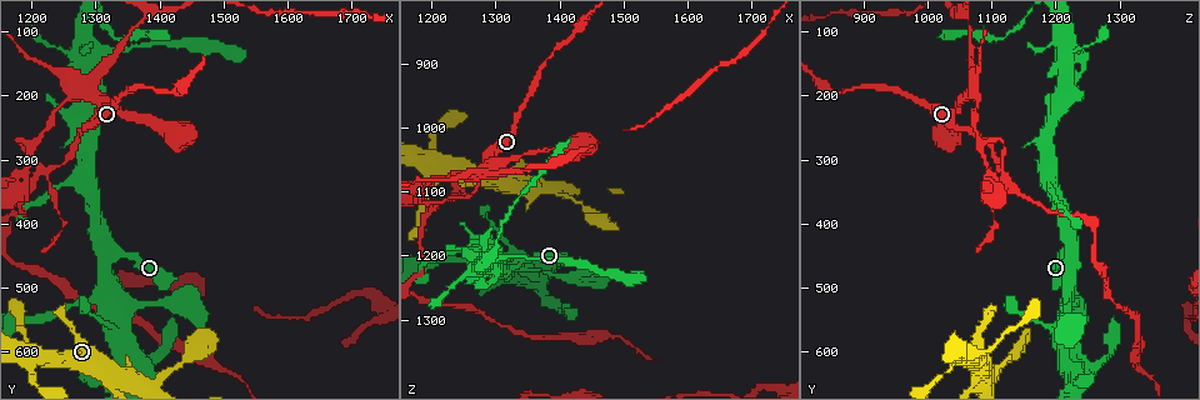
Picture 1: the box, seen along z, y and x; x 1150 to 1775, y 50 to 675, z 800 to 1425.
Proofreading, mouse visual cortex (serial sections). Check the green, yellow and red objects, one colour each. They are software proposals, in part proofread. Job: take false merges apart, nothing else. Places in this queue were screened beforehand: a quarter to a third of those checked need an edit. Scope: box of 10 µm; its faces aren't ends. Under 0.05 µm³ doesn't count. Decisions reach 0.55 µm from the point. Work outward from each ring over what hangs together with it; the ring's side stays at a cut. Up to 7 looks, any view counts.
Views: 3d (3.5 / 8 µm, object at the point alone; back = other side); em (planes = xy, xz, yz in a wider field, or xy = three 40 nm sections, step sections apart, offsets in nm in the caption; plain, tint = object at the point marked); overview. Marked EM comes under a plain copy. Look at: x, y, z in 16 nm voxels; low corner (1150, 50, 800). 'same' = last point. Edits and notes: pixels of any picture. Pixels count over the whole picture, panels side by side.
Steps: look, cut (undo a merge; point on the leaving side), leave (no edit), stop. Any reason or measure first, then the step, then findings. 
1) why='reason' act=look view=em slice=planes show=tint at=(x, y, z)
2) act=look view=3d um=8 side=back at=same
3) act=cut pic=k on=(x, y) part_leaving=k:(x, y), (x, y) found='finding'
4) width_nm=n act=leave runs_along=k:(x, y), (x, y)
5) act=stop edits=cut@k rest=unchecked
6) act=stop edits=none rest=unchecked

why='sharp bend' act=look view=3d um=3.5 at=(1190, 345, 1100)

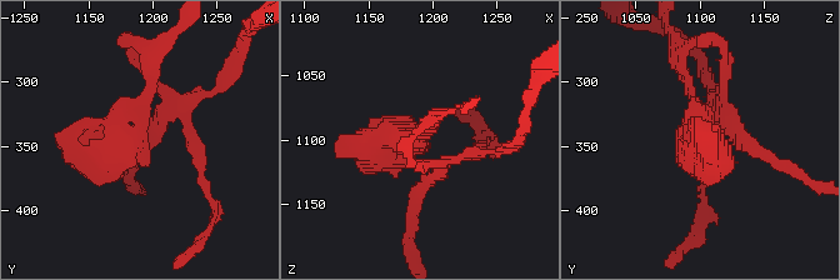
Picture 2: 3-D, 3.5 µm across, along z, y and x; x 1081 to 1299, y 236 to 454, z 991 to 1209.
why='need the tissue' act=look view=em slice=xy step=1 show=tint at=(1188, 346, 1104)

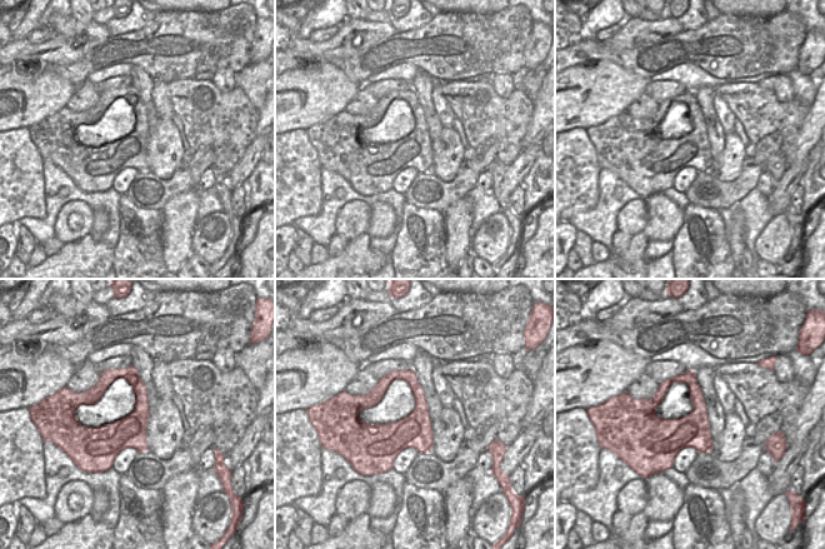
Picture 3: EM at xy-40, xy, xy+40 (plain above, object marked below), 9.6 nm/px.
act=look view=em slice=xy step=3 show=tint at=same

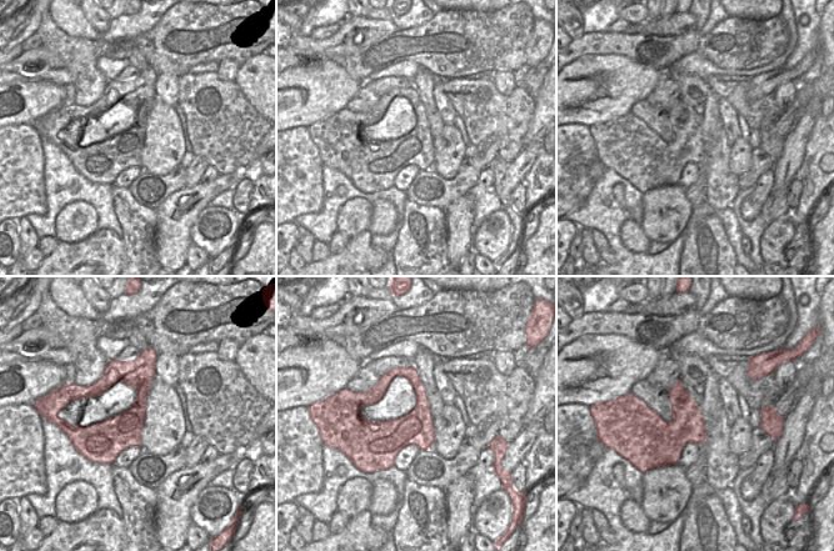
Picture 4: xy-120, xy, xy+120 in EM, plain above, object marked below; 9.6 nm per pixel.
act=cut pic=2 on=(408, 135) found='two cells meet here'

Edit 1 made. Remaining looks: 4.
why='side arm on a straight run' act=look view=3d um=3.5 at=(1280, 135, 1215)

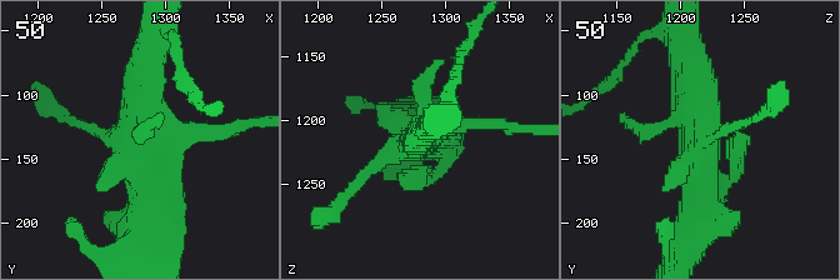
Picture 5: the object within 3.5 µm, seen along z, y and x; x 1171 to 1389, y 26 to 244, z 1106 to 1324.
why='need the tissue' act=look view=em slice=xy step=1 show=tint at=same

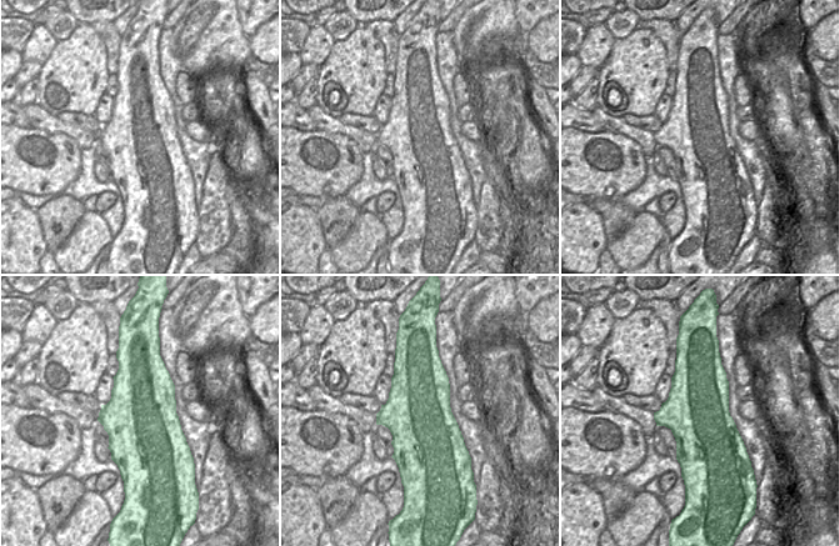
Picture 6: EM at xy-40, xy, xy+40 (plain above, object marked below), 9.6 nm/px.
act=leave runs_along=5:(695, 225), (701, 125), (691, 55) found='continuous, no second cell'

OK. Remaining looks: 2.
why='looks like a crossing' act=look view=3d um=8 at=(1315, 515, 1215)

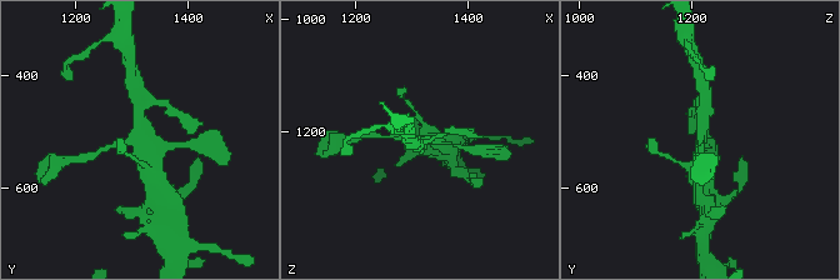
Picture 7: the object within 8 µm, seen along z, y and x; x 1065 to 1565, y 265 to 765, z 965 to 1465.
act=look view=em slice=xy step=5 show=tint at=same

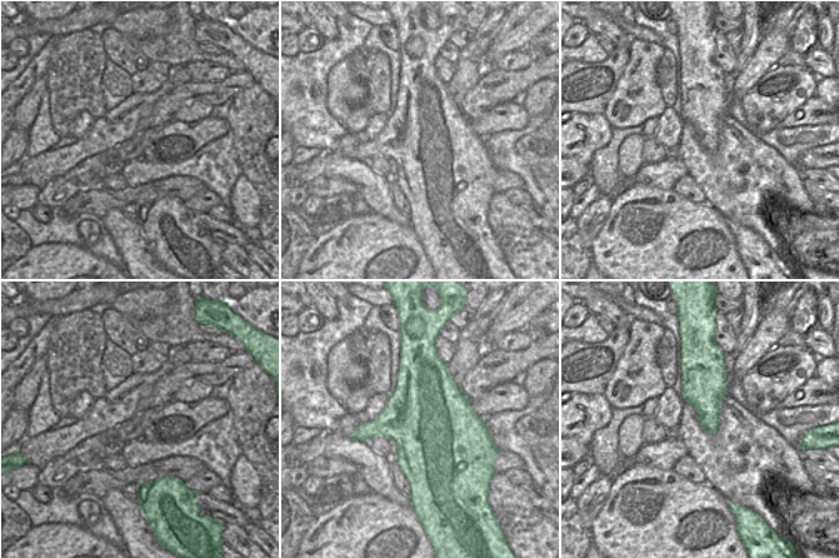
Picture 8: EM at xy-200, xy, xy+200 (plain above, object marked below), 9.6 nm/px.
act=leave runs_along=7:(148, 101), (139, 131), (153, 170) found='all the same cell'

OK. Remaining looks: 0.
act=stop edits=cut@2 rest=unchecked

